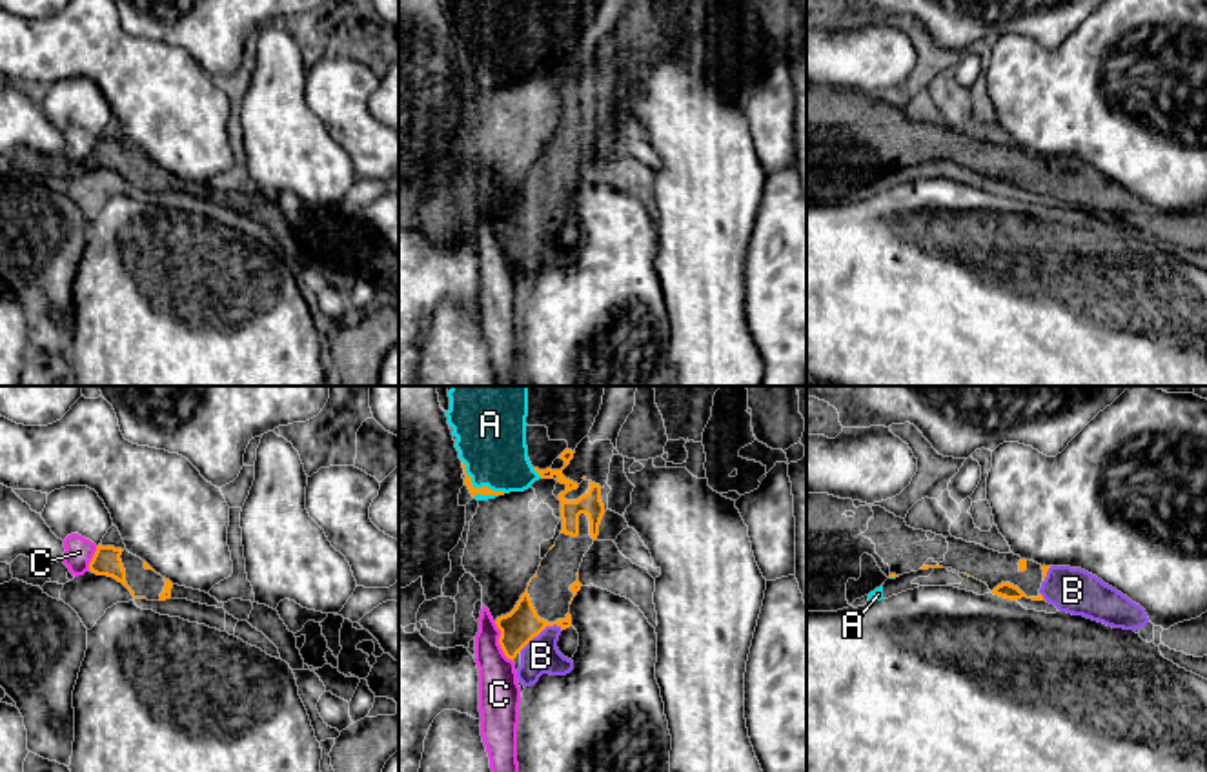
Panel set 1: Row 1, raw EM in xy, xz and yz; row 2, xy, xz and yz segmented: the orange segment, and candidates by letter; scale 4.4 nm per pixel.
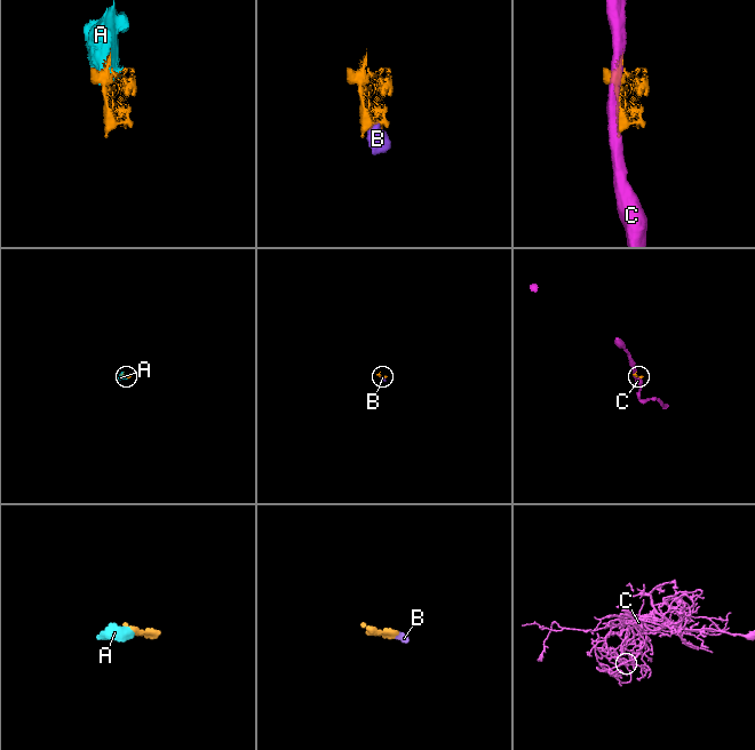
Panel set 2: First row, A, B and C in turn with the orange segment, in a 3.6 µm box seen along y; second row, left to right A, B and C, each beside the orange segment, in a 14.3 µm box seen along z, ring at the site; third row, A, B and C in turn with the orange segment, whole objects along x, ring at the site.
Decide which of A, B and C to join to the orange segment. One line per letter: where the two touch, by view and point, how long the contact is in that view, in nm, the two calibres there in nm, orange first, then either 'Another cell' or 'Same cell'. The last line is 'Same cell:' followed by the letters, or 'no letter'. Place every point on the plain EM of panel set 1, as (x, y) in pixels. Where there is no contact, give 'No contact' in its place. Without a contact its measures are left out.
A: Touches orange at xz (477, 81). Shared border 240 nm. Thickness 50 nm (orange) against 300 nm. Same cell
B: Touches orange at xz (539, 224). Shared border 220 nm. Thickness 160 nm (orange) against 160 nm. Same cell
C: Touches orange at xz (499, 233). Shared border 200 nm. Thickness 160 nm (orange) against 190 nm. Another cell
Same cell: A, B

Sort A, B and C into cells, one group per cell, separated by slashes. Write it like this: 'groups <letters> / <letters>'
groups A B / C

